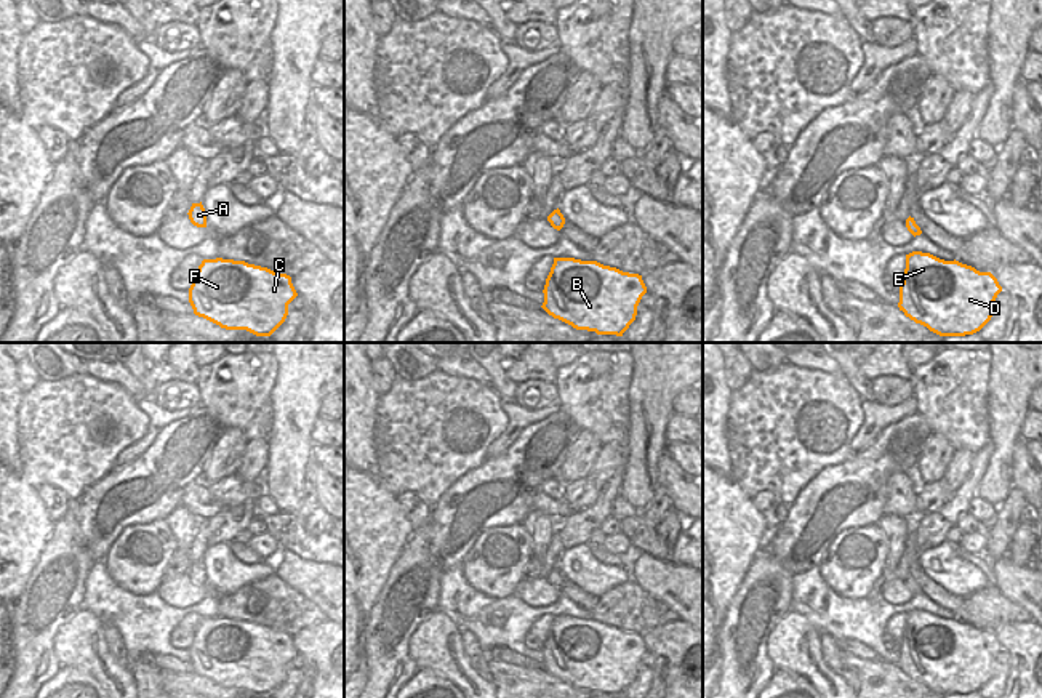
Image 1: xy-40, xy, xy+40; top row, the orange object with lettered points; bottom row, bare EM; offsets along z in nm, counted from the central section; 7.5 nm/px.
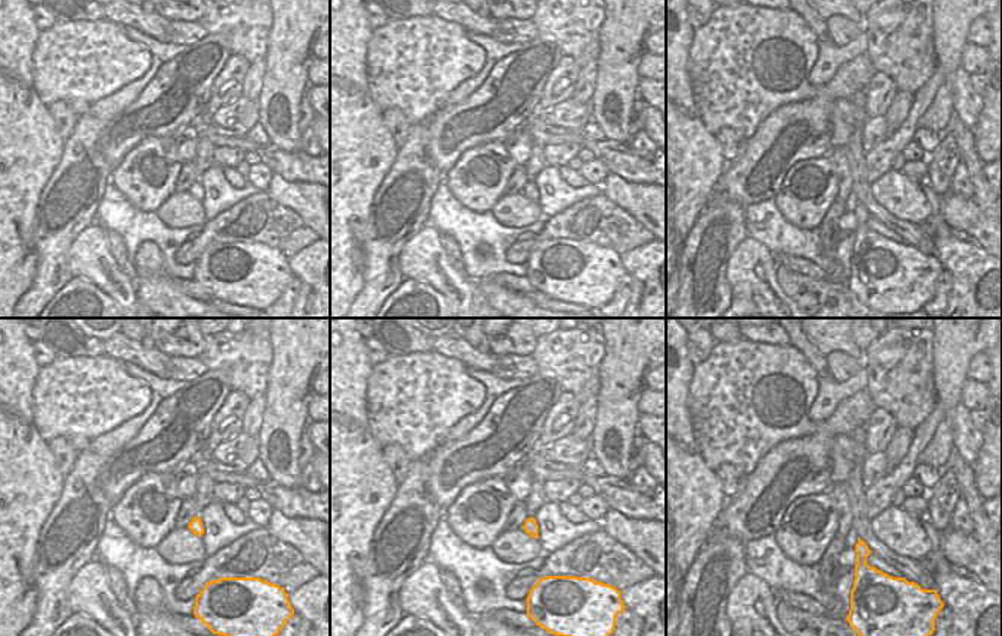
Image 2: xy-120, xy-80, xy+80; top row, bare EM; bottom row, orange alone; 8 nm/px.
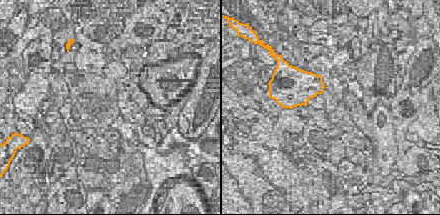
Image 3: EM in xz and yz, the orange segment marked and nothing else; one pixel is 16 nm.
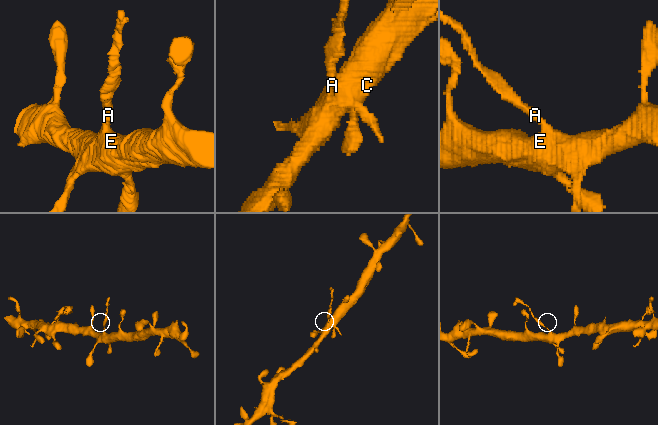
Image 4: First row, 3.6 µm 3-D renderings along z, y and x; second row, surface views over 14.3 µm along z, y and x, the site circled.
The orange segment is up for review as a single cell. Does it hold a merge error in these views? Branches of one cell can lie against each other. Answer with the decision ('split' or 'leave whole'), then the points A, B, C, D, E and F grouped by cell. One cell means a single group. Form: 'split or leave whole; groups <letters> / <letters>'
split; groups A / B C D E F

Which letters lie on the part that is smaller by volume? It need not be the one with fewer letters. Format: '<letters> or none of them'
A

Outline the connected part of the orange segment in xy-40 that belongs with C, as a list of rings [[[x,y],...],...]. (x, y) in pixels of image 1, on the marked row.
[[[222,258],[203,259],[189,288],[195,315],[256,336],[271,336],[296,296],[290,275]]]

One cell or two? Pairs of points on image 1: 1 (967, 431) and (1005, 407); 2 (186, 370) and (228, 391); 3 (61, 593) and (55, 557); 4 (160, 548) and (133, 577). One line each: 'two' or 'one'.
1: two
2: two
3: one
4: one

